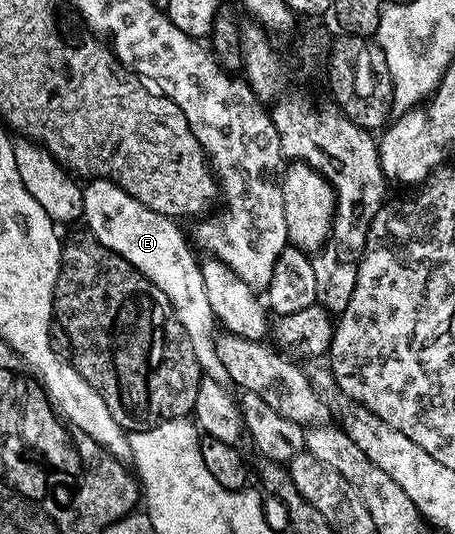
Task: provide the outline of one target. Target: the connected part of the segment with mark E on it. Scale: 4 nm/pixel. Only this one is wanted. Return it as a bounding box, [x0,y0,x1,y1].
[83,179,227,381]

